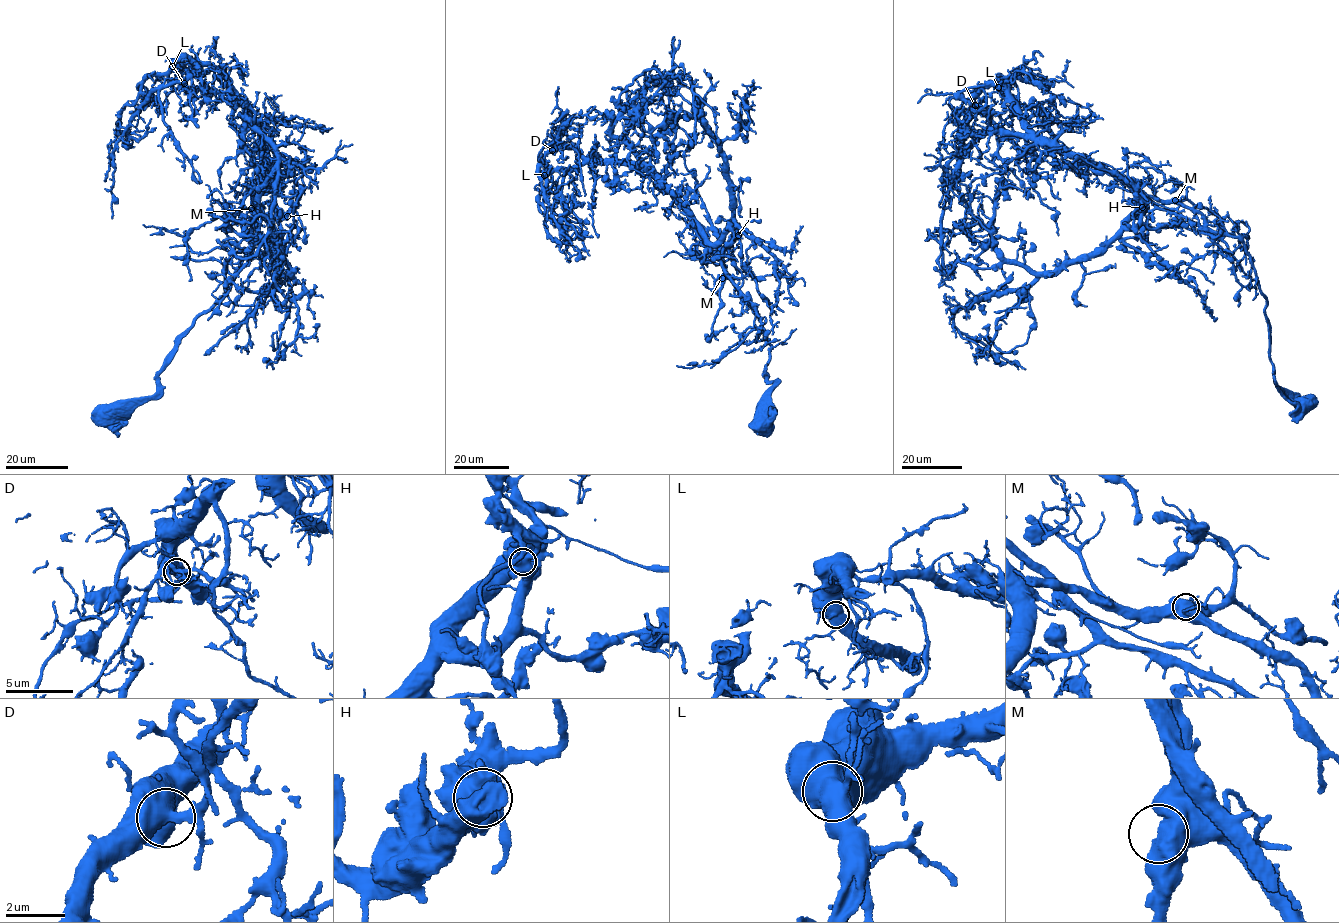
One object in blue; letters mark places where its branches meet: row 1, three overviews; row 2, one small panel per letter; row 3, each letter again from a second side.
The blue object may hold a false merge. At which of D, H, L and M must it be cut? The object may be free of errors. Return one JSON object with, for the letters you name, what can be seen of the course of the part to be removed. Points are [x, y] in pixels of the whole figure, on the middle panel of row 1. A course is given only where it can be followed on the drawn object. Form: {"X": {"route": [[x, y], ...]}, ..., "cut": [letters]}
{"cut": []}

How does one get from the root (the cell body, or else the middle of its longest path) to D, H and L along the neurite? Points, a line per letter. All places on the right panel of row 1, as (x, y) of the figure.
D: (1304, 403), (1278, 391), (1267, 303), (1242, 241), (1161, 209), (1041, 137), (1000, 87), (985, 86), (975, 105)
H: (1304, 403), (1278, 391), (1267, 303), (1242, 241), (1212, 231), (1202, 214), (1175, 203), (1142, 195), (1142, 207)
L: (1304, 403), (1278, 391), (1267, 303), (1242, 241), (1161, 209), (1041, 137), (1007, 82), (996, 79), (998, 87)

